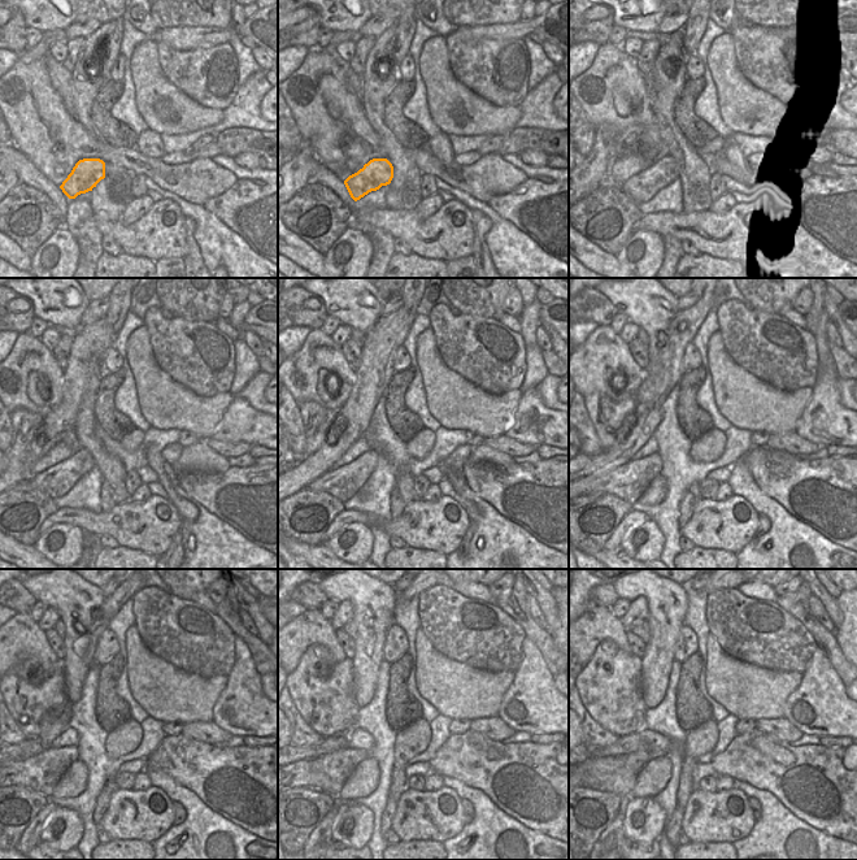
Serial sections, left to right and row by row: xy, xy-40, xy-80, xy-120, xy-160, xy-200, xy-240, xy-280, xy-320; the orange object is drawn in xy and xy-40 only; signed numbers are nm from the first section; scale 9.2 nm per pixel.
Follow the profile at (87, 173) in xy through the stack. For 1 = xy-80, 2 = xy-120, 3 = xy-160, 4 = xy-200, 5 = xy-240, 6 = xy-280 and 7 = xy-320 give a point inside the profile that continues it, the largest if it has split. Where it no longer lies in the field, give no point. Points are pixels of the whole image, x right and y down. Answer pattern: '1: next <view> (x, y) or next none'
1: next xy-80 (642, 187)
2: next xy-120 (56, 481)
3: next xy-160 (344, 482)
4: next xy-200 (629, 481)
5: next xy-240 (42, 772)
6: next xy-280 (327, 773)
7: next xy-320 (635, 761)

